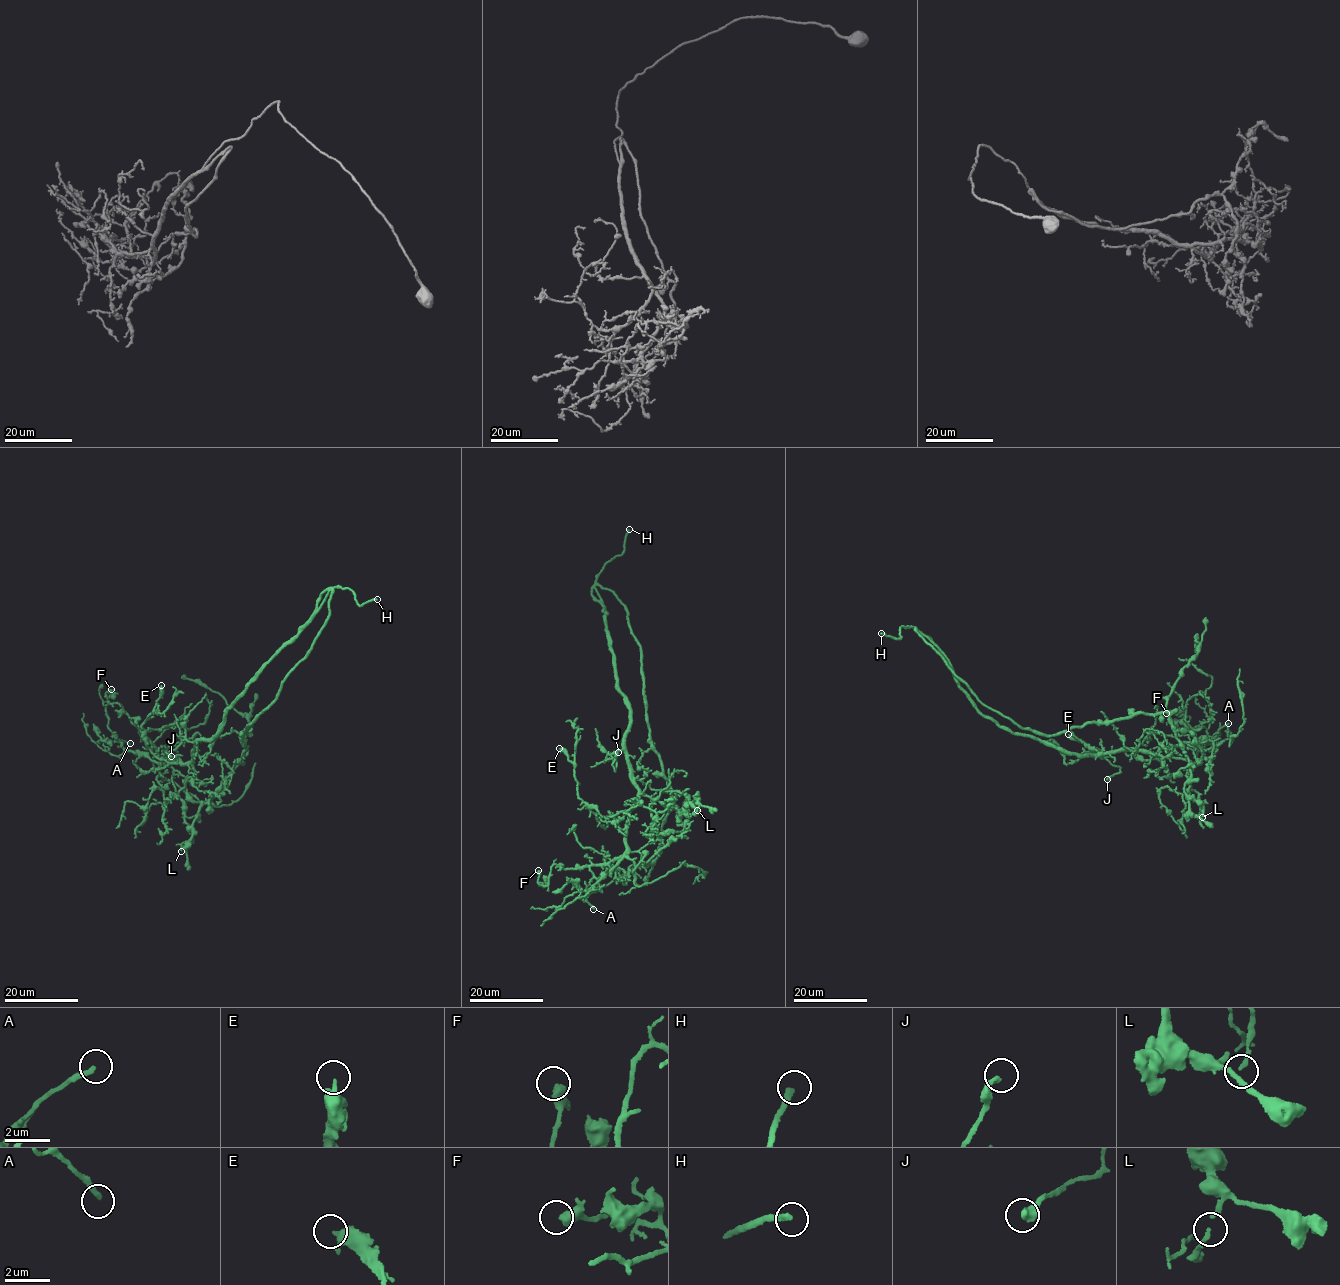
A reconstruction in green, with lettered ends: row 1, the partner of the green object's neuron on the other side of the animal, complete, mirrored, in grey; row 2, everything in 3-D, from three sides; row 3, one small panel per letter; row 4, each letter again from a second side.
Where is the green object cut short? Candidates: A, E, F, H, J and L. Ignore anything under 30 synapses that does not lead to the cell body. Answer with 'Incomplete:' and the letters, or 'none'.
Incomplete: A, H

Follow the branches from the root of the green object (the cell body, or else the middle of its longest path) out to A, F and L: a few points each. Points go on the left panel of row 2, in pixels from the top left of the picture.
A: (309, 620), (223, 712), (217, 732), (194, 745), (186, 765), (177, 759), (160, 764), (121, 742), (130, 743)
F: (309, 620), (223, 712), (217, 732), (194, 745), (186, 765), (162, 763), (122, 706), (108, 703), (111, 689)
L: (309, 620), (331, 590), (311, 647), (244, 729), (242, 759), (199, 808), (181, 851)

